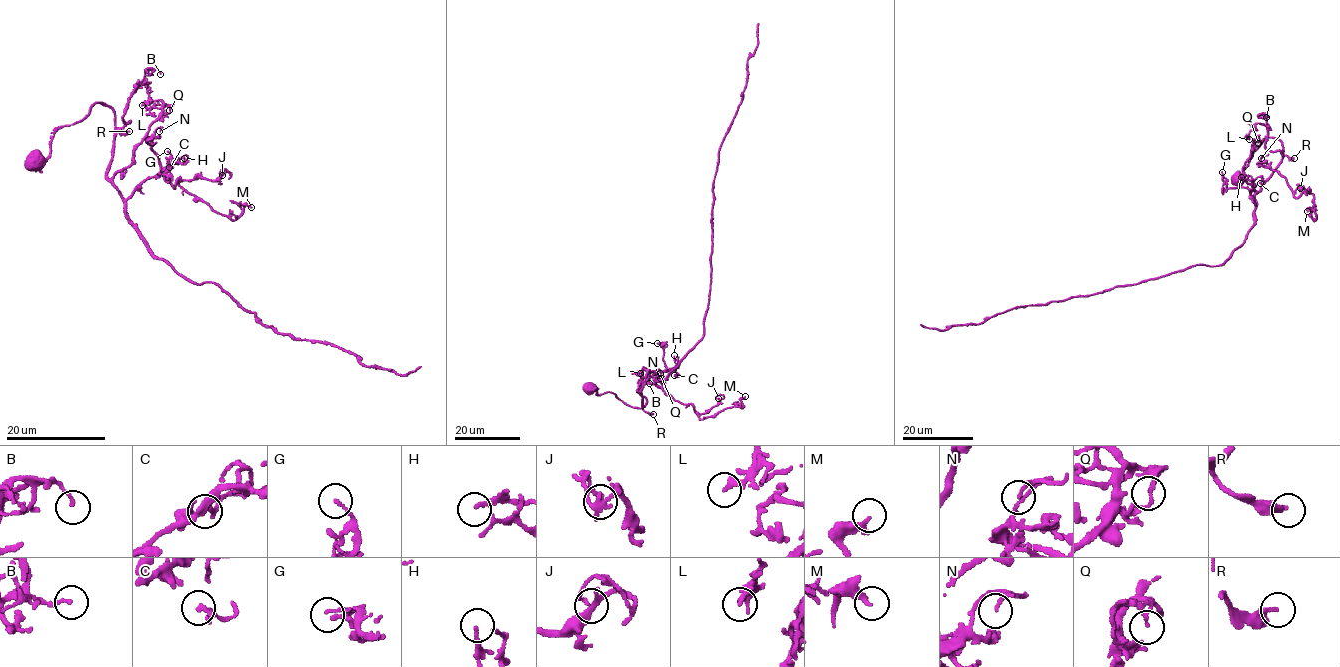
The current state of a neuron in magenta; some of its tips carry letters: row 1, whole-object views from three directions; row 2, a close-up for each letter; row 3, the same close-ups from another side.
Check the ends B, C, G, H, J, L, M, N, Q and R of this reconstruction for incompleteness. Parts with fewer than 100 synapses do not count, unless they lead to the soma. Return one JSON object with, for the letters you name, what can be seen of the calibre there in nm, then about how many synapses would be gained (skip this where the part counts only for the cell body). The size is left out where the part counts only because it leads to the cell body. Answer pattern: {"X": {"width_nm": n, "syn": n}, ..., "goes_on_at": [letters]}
{"goes_on_at": []}

